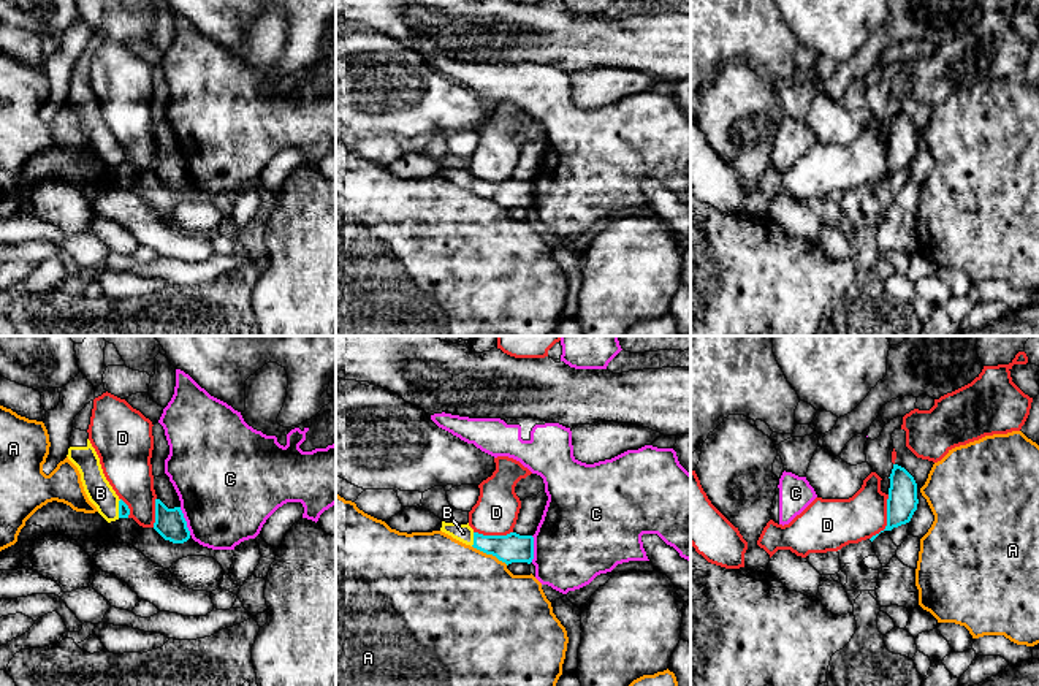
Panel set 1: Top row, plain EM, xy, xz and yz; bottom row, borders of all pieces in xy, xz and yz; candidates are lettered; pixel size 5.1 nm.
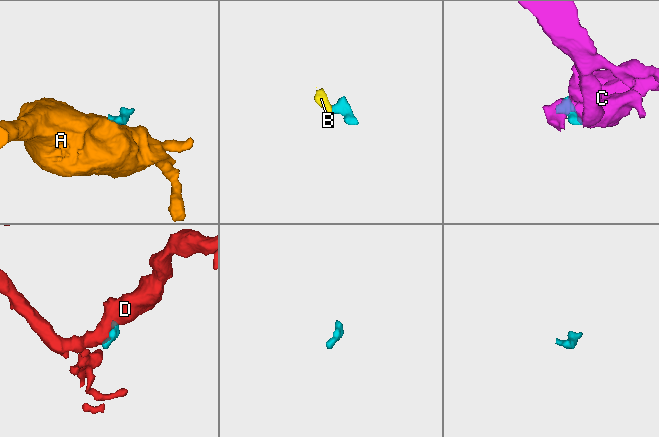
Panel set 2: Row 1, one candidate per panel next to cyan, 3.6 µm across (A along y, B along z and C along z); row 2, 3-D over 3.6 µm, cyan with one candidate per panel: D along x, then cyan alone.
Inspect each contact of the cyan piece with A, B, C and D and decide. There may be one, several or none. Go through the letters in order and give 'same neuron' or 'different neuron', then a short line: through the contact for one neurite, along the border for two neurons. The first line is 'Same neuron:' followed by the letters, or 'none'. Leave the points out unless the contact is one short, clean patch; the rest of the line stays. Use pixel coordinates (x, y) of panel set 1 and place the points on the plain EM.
Same neuron: B
A: different neuron | xz (472, 190), (507, 209)
B: same neuron
C: different neuron
D: different neuron | yz (889, 140), (887, 170), (870, 184)

